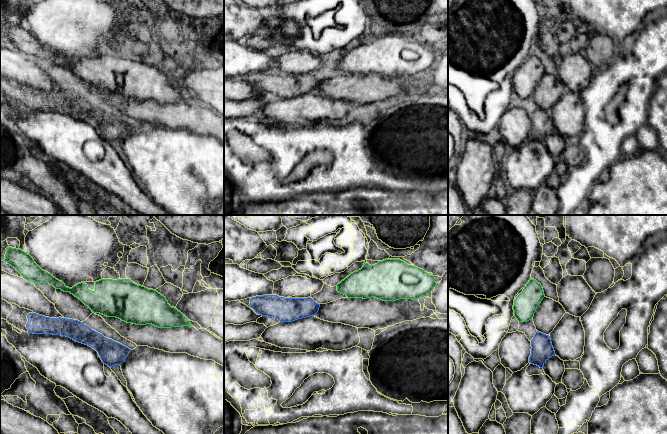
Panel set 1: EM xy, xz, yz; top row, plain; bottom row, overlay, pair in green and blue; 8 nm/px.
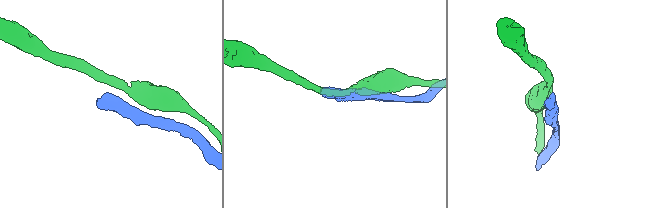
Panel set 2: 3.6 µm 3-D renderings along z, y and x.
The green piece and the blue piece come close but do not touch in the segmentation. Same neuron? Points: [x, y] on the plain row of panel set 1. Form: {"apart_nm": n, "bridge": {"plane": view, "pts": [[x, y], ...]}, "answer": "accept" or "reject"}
{"apart_nm": 110, "bridge": {"plane": "yz", "pts": [[530, 95], [537, 107]]}, "answer": "reject"}

